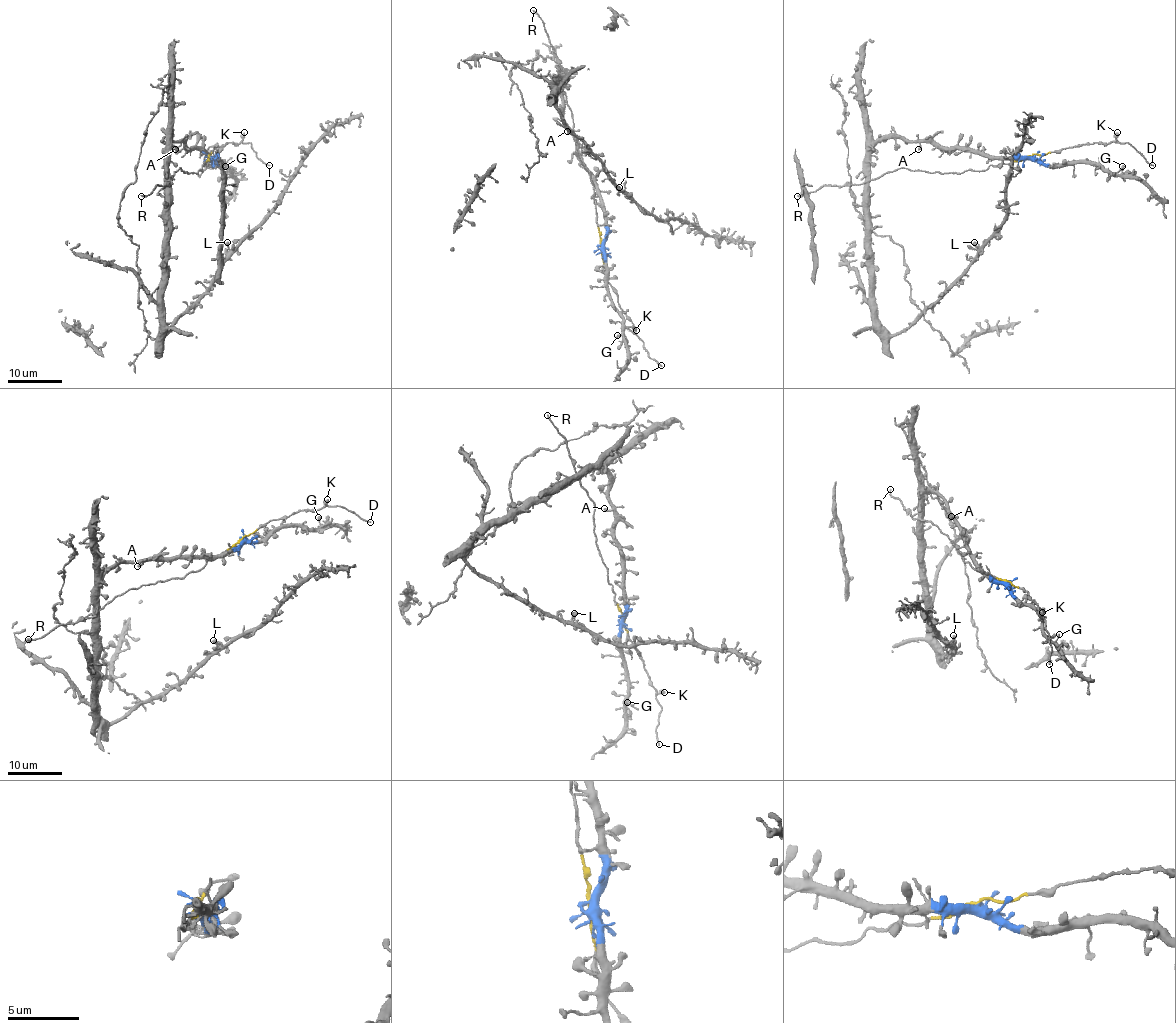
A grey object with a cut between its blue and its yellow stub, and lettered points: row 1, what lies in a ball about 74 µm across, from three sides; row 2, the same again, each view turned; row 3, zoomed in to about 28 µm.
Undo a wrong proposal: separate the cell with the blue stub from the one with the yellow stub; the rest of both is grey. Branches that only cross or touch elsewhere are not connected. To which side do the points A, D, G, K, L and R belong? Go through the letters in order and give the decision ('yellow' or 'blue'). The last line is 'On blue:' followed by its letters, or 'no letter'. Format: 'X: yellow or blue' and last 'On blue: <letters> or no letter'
A: blue
D: yellow
G: blue
K: yellow
L: blue
R: yellow
On blue: A, G, L

